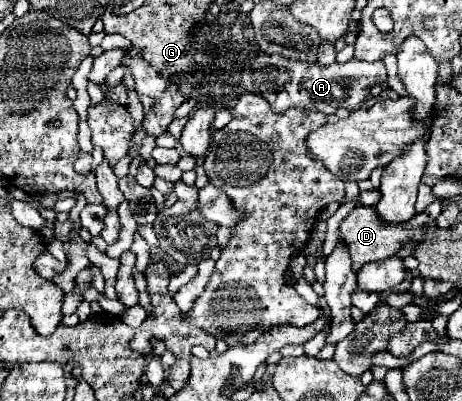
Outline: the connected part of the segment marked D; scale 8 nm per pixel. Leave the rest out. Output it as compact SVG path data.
M359 205L355 207L339 225L339 241L347 247L349 255L351 255L351 263L353 263L353 271L355 275L359 273L359 269L365 265L365 263L373 263L373 261L383 261L387 257L393 257L397 253L397 247L403 247L407 241L413 241L411 233L411 223L403 223L401 227L397 225L389 225L389 223L383 223L379 217L377 217L377 211L373 207L365 207L365 205Z

